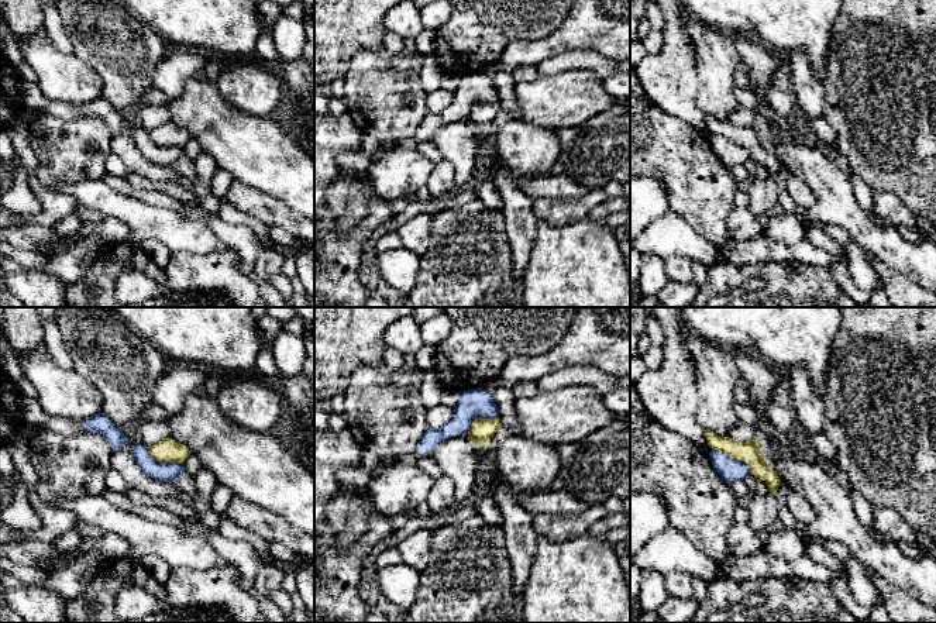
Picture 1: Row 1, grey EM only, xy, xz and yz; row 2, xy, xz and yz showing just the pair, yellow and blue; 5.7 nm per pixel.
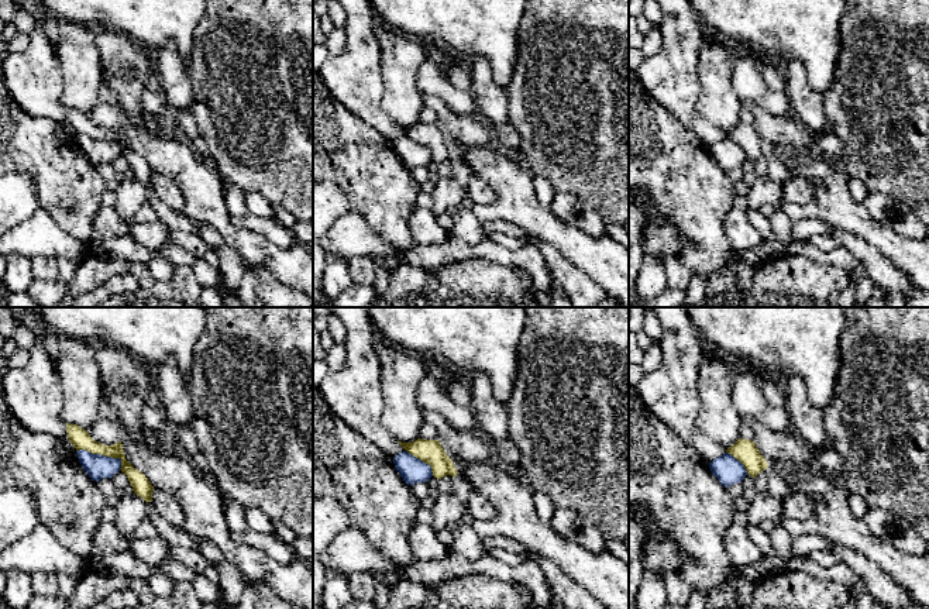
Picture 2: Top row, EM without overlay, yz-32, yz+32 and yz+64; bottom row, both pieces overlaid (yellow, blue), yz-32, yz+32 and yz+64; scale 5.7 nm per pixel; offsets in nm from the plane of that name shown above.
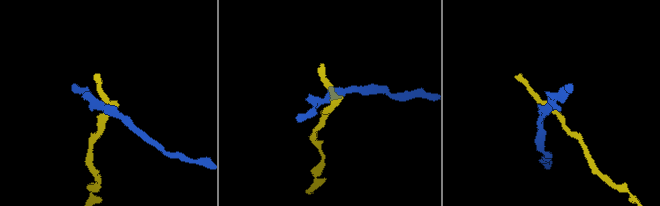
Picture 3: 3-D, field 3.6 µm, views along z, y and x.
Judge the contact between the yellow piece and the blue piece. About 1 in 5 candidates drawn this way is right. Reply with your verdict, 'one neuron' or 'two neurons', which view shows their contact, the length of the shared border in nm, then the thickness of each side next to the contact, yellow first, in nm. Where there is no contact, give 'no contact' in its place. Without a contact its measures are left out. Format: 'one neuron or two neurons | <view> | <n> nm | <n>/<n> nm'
two neurons | yz | 260 nm | 130/140 nm

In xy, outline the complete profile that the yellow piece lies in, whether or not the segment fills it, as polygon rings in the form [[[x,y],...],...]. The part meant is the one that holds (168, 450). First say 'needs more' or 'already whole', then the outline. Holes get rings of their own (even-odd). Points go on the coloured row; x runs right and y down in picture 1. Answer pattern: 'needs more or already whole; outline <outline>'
already whole; outline [[[165,438],[149,447],[151,455],[159,462],[179,462],[183,464],[190,455],[186,445],[176,443],[172,438]]]

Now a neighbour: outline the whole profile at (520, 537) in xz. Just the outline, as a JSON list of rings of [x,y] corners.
[[[496,481],[489,492],[503,514],[502,529],[512,564],[513,589],[516,593],[522,593],[537,550],[538,534],[533,524],[534,514],[515,503],[513,495],[503,481]]]

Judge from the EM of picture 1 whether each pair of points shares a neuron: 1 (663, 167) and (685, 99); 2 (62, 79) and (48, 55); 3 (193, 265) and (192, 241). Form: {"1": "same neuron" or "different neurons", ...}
{"1": "different neurons", "2": "same neuron", "3": "different neurons"}

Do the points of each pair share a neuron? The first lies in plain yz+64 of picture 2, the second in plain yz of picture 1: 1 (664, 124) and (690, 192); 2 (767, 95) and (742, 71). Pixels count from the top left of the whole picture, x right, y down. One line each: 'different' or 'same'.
1: same
2: same

